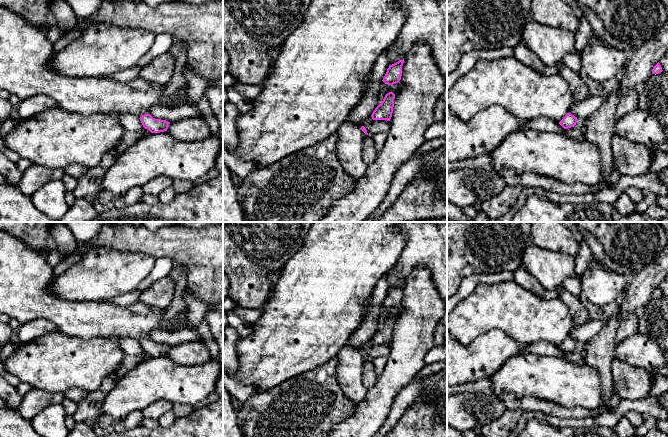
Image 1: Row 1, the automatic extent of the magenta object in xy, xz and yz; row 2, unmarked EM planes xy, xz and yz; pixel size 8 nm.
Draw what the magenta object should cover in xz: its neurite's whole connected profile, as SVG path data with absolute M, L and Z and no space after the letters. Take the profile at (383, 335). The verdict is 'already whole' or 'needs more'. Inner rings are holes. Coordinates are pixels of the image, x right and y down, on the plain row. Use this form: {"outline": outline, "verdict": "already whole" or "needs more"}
{"outline": "M393 316L387 317L383 325L373 335L372 343L390 345L393 337L394 323L395 318Z", "verdict": "already whole"}

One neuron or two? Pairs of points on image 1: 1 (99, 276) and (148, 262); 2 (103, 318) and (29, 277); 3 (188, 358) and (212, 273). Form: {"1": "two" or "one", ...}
{"1": "one", "2": "one", "3": "two"}

